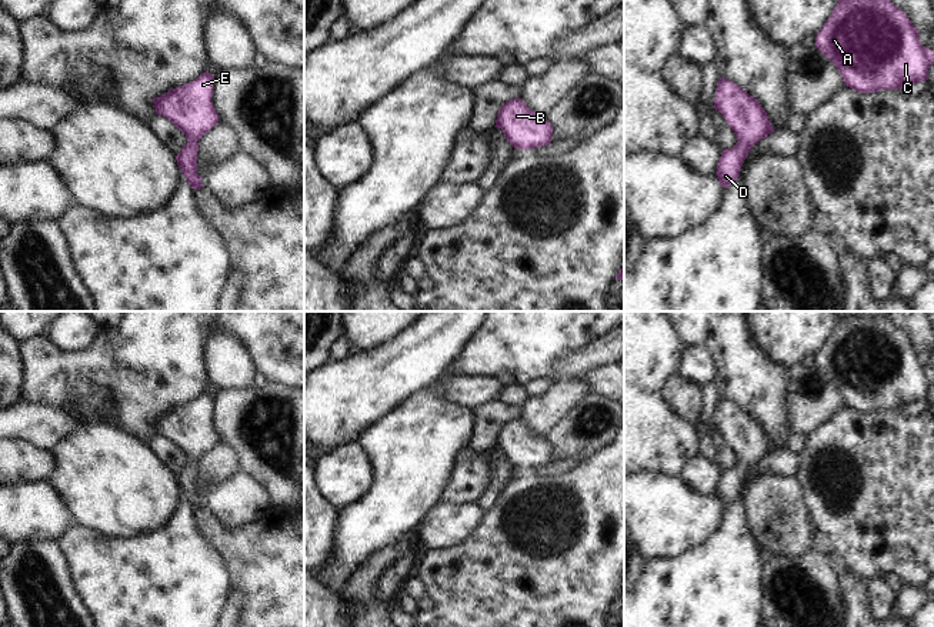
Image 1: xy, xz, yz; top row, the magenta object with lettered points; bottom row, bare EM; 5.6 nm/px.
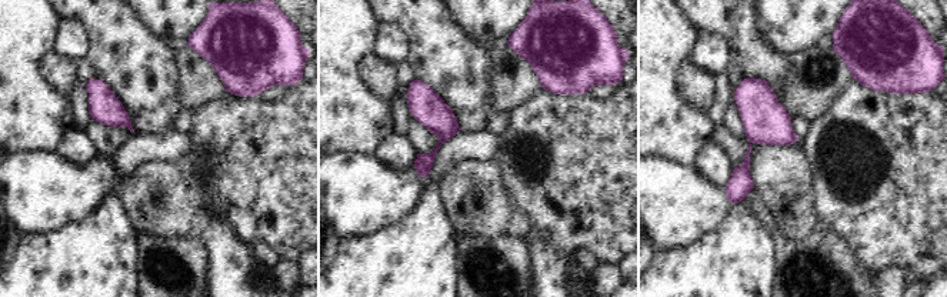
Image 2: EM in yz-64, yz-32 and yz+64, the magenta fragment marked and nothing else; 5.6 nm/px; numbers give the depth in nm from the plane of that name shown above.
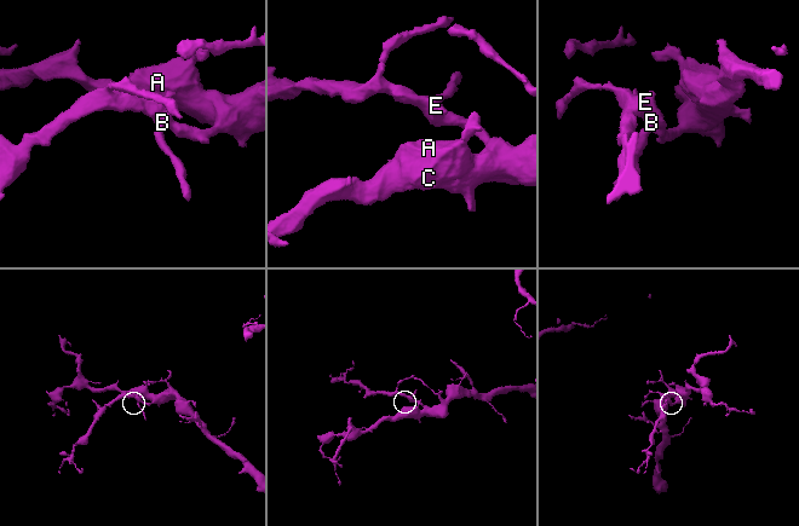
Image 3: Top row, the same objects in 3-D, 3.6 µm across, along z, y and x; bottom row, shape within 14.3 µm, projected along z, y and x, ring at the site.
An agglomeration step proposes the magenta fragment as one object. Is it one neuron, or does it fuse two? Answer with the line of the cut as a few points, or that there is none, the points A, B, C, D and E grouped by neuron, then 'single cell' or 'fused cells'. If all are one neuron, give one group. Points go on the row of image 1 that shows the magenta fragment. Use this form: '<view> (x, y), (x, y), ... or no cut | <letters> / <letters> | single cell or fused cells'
no cut | A B C D E | single cell

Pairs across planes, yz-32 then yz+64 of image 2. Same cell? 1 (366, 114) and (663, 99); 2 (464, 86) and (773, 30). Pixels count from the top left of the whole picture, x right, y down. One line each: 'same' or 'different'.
1: same
2: different

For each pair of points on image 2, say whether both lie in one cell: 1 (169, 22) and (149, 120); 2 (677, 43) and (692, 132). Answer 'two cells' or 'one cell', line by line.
1: two cells
2: one cell

